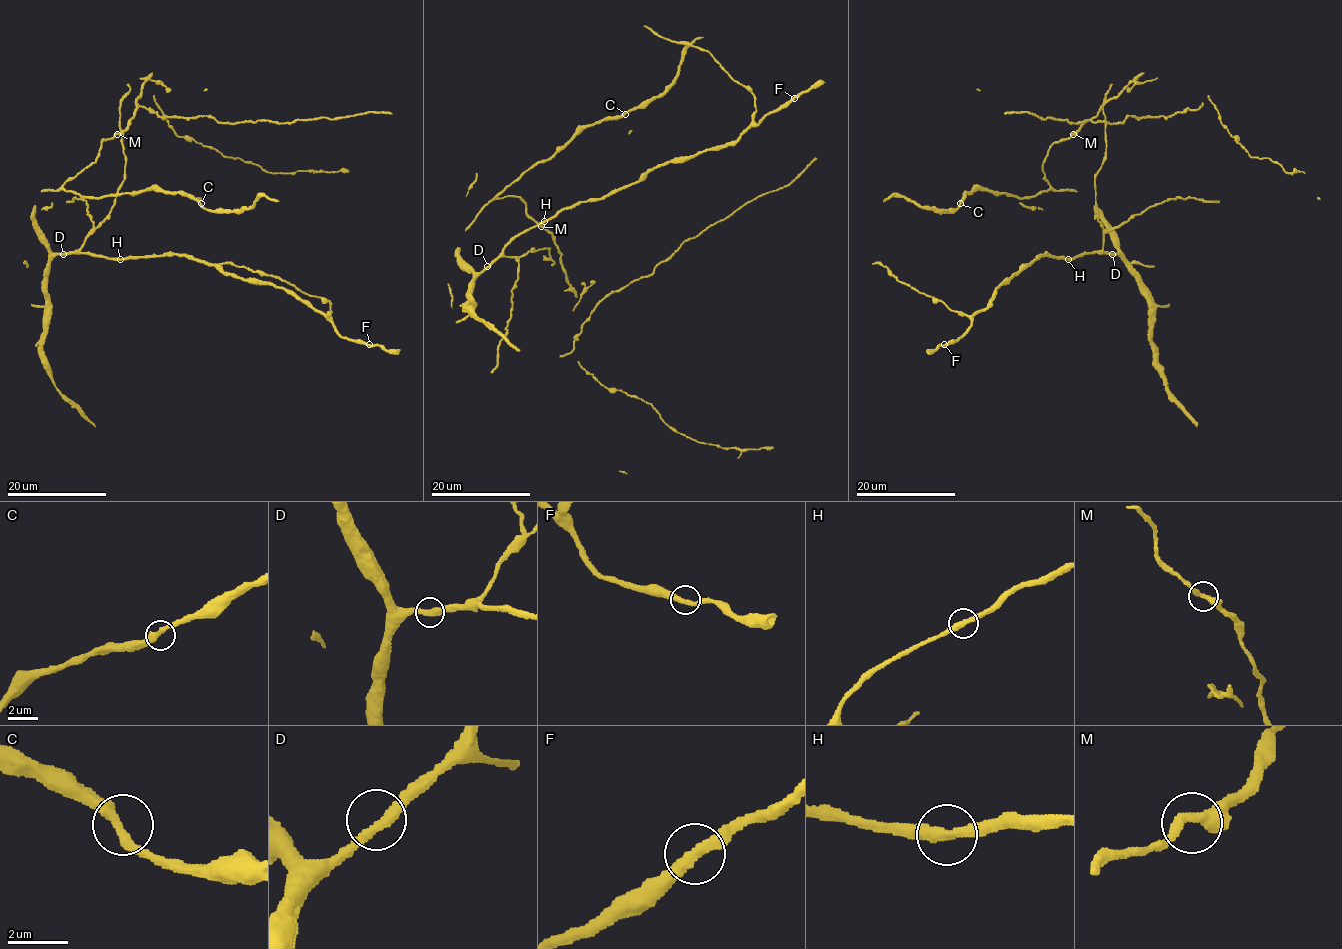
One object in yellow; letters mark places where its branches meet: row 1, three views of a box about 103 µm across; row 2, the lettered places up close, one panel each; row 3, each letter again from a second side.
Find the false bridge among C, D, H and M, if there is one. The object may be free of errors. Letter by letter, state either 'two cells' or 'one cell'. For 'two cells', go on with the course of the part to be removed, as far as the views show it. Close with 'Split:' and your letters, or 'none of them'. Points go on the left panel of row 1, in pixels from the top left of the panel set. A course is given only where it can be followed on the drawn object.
C: one cell
D: one cell
H: one cell
M: one cell
Split: none of them

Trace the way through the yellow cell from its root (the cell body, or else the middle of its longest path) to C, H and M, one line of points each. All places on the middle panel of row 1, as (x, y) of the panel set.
C: (544, 249), (550, 256), (544, 258), (560, 262), (555, 239), (518, 197), (487, 203), (585, 127), (625, 114)
H: (544, 249), (528, 251), (519, 257), (503, 254), (503, 249), (512, 240), (544, 221)
M: (544, 249), (549, 250), (550, 256), (548, 260), (544, 258), (560, 262), (555, 239), (541, 226)

